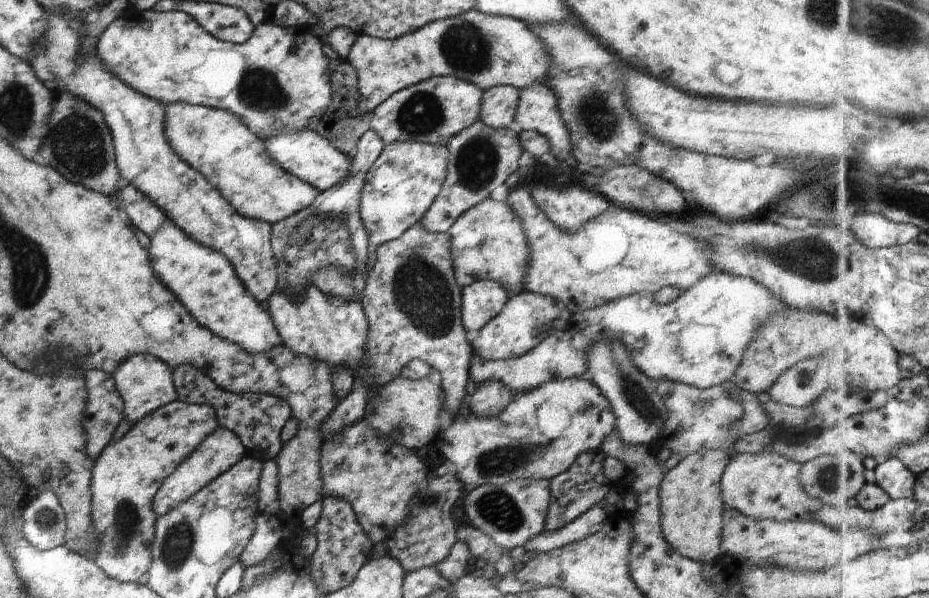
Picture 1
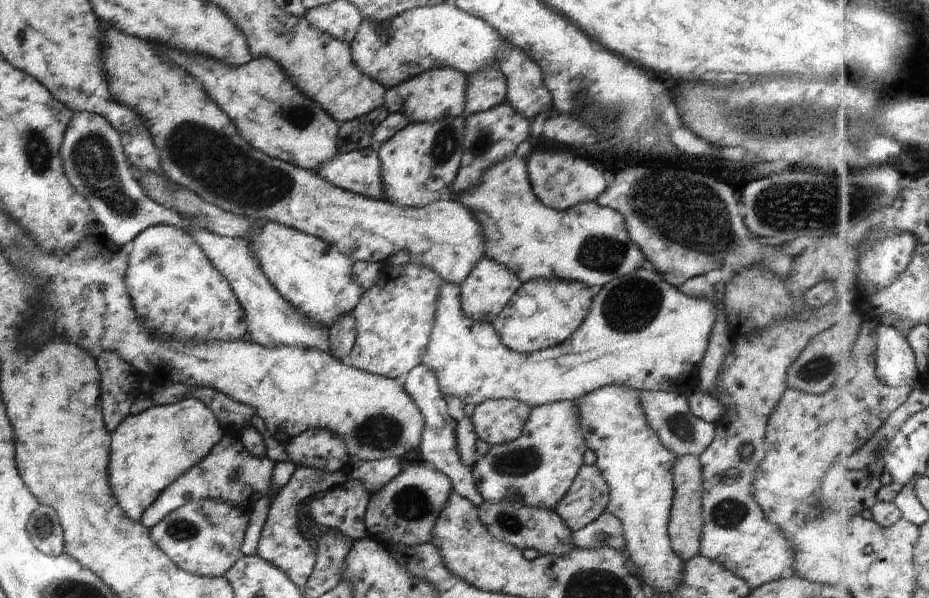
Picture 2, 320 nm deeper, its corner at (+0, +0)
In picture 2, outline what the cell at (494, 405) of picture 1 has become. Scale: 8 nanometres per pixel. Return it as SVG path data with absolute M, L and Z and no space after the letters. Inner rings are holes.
M489 399L474 406L470 421L476 438L489 445L515 440L529 418L530 408L515 399Z

